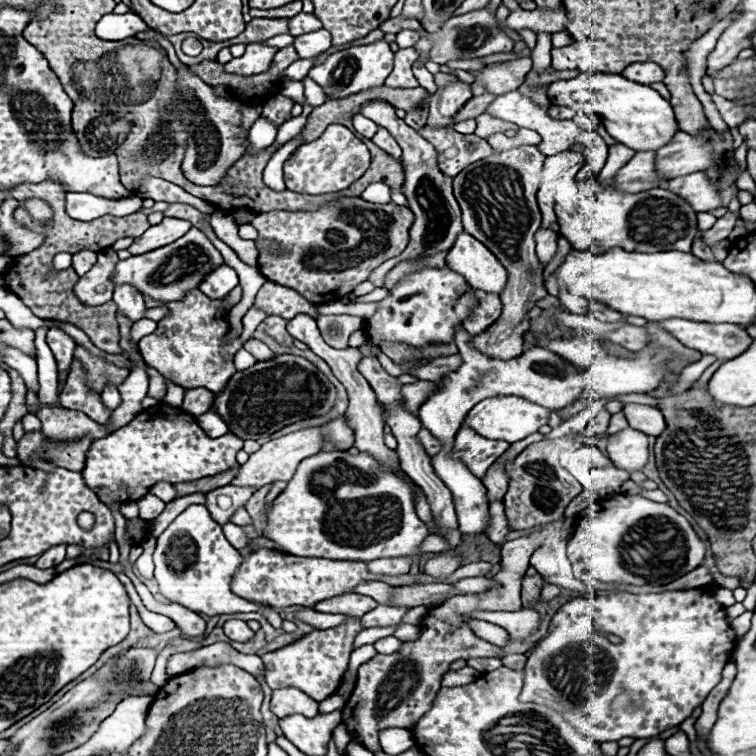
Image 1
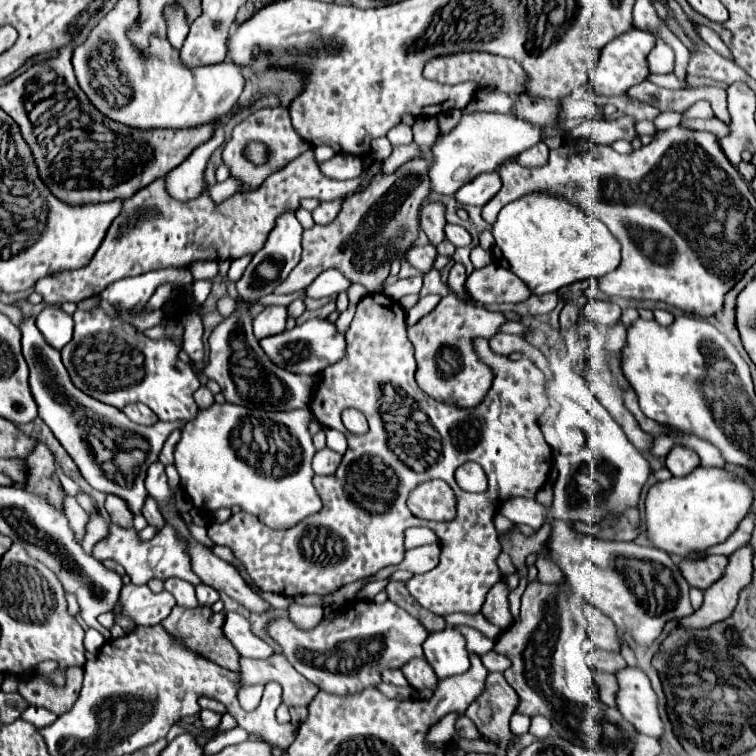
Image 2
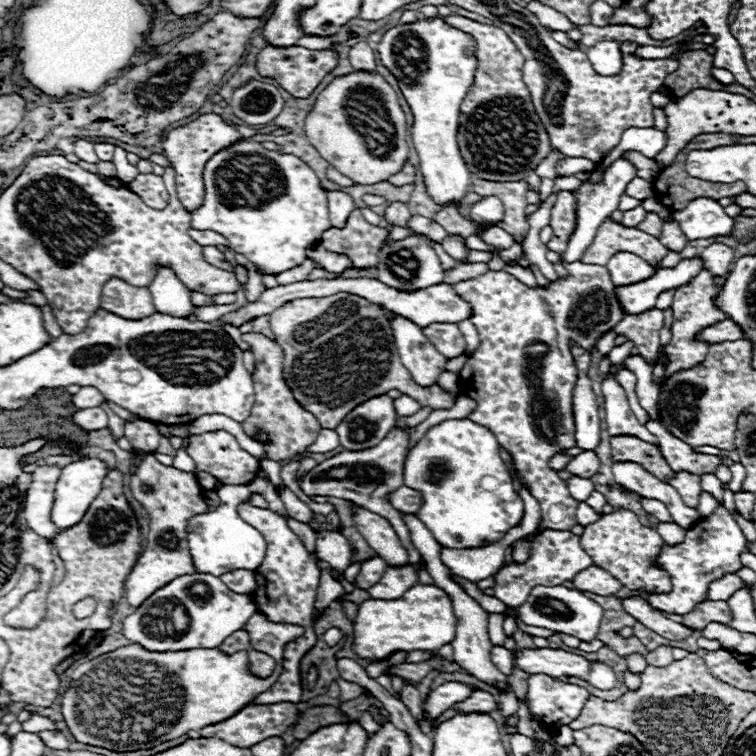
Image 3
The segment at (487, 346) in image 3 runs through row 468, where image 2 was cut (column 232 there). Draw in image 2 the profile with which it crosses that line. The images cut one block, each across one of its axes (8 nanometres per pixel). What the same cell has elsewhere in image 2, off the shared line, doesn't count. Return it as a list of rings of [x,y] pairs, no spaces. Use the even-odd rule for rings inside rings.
[[[382,292],[368,294],[360,300],[356,316],[346,330],[346,342],[348,342],[346,360],[342,360],[342,364],[334,364],[324,370],[322,380],[318,384],[318,396],[314,396],[310,404],[314,418],[322,426],[342,430],[348,440],[348,450],[336,474],[314,476],[314,488],[318,490],[324,502],[324,510],[318,516],[308,516],[306,520],[298,522],[294,528],[288,528],[288,530],[270,530],[256,516],[250,516],[246,512],[236,512],[224,524],[212,522],[208,526],[208,536],[214,544],[226,546],[232,550],[232,554],[244,564],[248,576],[260,590],[294,598],[298,594],[324,596],[324,594],[336,592],[344,584],[374,576],[386,566],[398,566],[404,556],[402,552],[404,552],[406,528],[428,526],[440,538],[442,558],[440,558],[440,564],[428,574],[414,576],[412,580],[408,580],[406,582],[408,592],[418,600],[420,606],[428,608],[430,612],[436,612],[438,616],[454,614],[454,612],[478,614],[488,590],[498,580],[502,580],[502,574],[494,562],[496,556],[502,552],[502,546],[498,542],[498,532],[494,530],[492,516],[496,514],[500,504],[508,498],[534,498],[540,486],[544,486],[552,466],[552,450],[540,432],[540,424],[536,422],[538,416],[548,406],[544,376],[534,366],[532,360],[520,358],[514,362],[506,356],[498,356],[490,350],[488,340],[478,338],[476,352],[486,364],[494,368],[494,374],[496,374],[486,398],[474,408],[448,406],[444,402],[430,398],[418,388],[414,380],[414,370],[416,370],[414,350],[406,336],[406,312],[400,306],[400,302],[392,300]],[[346,408],[356,408],[366,416],[370,426],[366,434],[358,436],[344,428],[340,414]],[[466,462],[476,462],[482,466],[488,478],[488,490],[484,494],[464,492],[456,484],[454,472],[458,466]],[[432,478],[440,478],[450,486],[454,486],[454,494],[456,494],[454,520],[448,520],[448,522],[420,520],[408,510],[406,506],[408,492],[414,490],[420,482],[432,480]]]

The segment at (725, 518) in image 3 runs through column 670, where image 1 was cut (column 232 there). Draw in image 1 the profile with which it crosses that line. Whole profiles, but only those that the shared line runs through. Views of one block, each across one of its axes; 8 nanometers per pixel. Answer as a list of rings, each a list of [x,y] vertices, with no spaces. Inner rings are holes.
[[[194,504],[186,508],[160,536],[154,552],[156,570],[154,576],[158,580],[160,592],[172,602],[208,616],[236,614],[236,612],[262,612],[268,622],[282,630],[282,618],[272,608],[260,608],[254,602],[240,598],[232,592],[230,584],[234,574],[242,564],[240,552],[224,538],[222,526],[216,524],[206,506]]]

